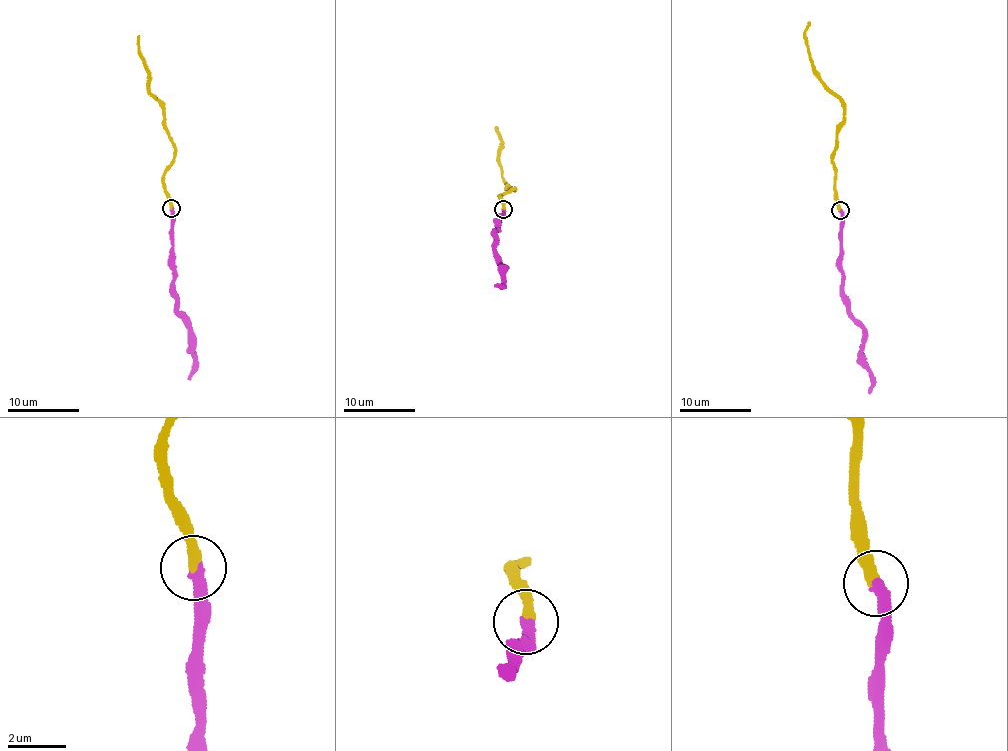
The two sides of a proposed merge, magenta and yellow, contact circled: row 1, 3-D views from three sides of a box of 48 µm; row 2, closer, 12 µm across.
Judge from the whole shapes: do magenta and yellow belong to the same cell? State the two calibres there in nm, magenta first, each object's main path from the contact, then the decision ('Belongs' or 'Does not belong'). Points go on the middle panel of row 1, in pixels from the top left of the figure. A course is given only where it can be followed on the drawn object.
Thickness 400 nm (magenta) against 360 nm. Course of magenta: (503, 209), (494, 233), (493, 252), (501, 263), (499, 271), (502, 275), (500, 286), (494, 285). Course of yellow: (503, 209), (501, 194), (515, 187), (507, 188), (502, 177), (502, 141), (495, 129). Belongs

